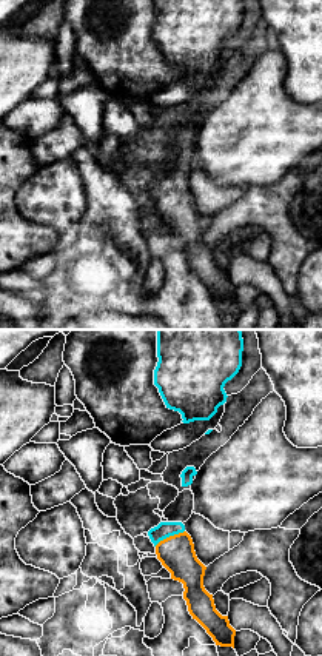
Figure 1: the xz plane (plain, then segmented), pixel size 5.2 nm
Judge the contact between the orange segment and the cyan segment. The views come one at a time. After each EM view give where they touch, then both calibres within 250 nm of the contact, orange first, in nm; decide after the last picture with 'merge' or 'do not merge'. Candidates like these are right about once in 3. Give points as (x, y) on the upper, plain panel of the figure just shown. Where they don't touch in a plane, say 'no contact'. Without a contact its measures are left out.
meets orange at (170, 191); 190 nm thick on the orange side, 90 nm on the other

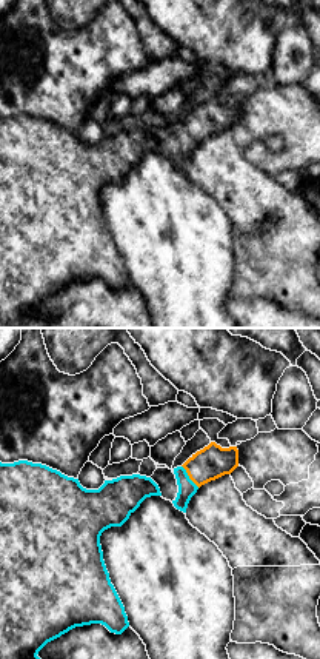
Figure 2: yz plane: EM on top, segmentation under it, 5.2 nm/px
meets orange at (188, 130); 170 nm thick on the orange side, 100 nm on the other

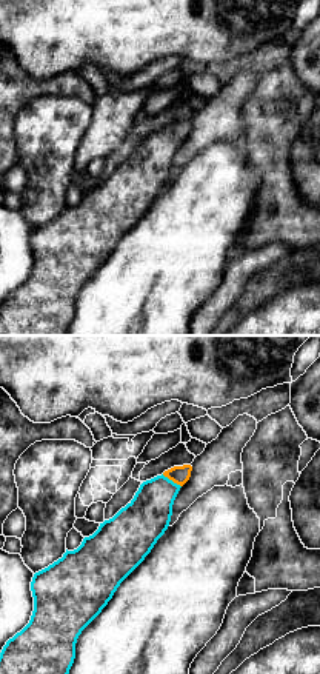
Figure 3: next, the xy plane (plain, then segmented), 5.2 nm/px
meets orange at (171, 134); 100 nm thick on the orange side, 240 nm on the other

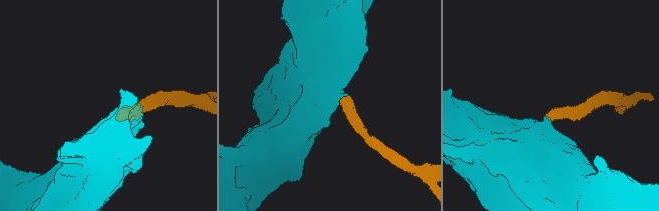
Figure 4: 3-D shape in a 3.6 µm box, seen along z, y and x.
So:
merge

